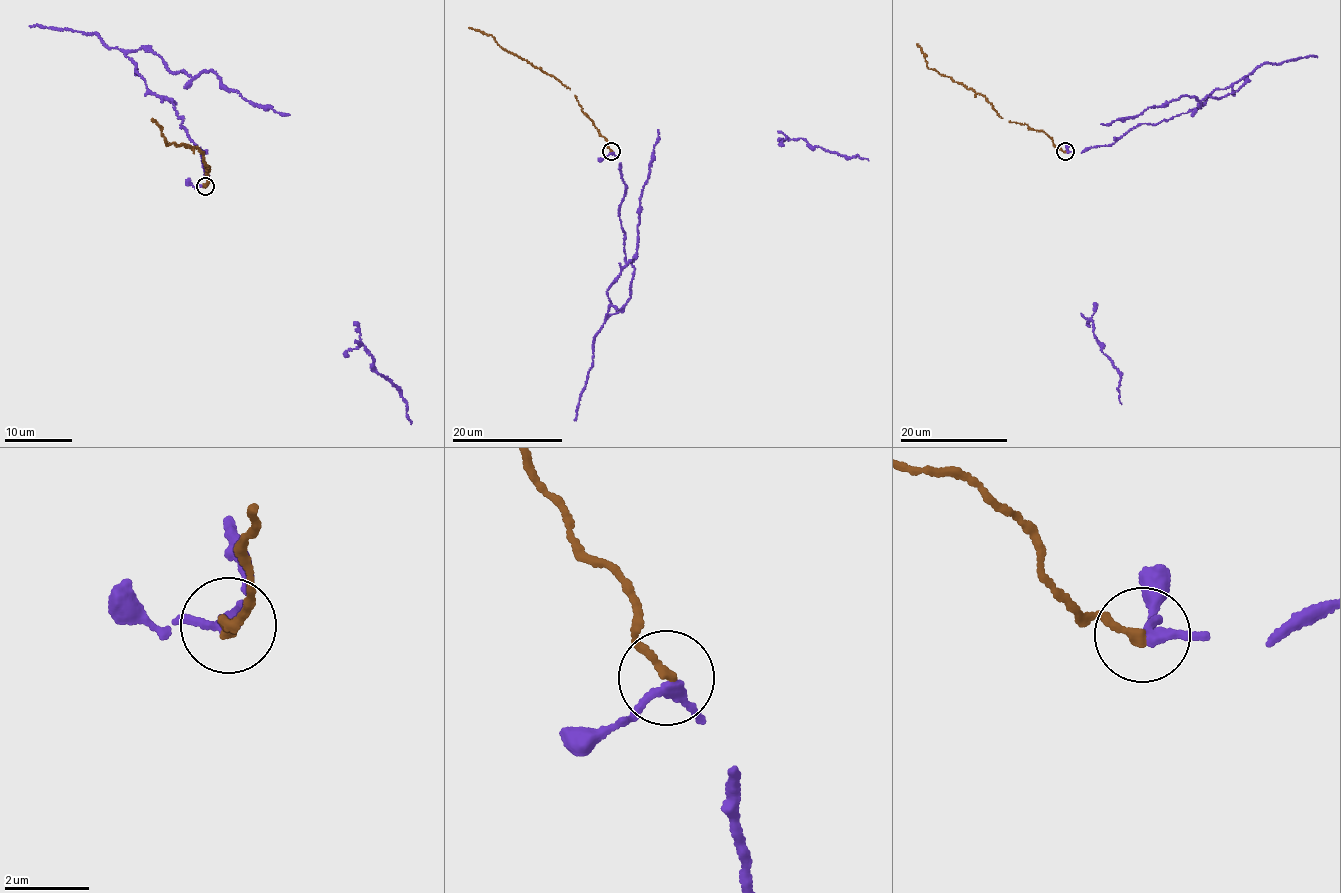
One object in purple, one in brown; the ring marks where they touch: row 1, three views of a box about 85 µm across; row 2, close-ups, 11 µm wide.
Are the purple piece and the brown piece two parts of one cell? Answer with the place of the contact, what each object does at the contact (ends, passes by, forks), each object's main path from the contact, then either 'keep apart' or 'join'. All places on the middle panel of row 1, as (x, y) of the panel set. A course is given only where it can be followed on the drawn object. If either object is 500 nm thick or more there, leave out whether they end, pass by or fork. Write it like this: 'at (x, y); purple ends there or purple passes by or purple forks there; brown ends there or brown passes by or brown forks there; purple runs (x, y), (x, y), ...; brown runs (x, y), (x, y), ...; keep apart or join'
at (611, 151); purple passes by; brown ends there; purple runs (611, 152), (625, 185), (619, 213), (626, 264), (607, 290), (607, 317), (630, 297), (639, 198), (658, 129); brown runs (611, 151), (570, 90), (503, 48), (490, 35), (468, 27); join

